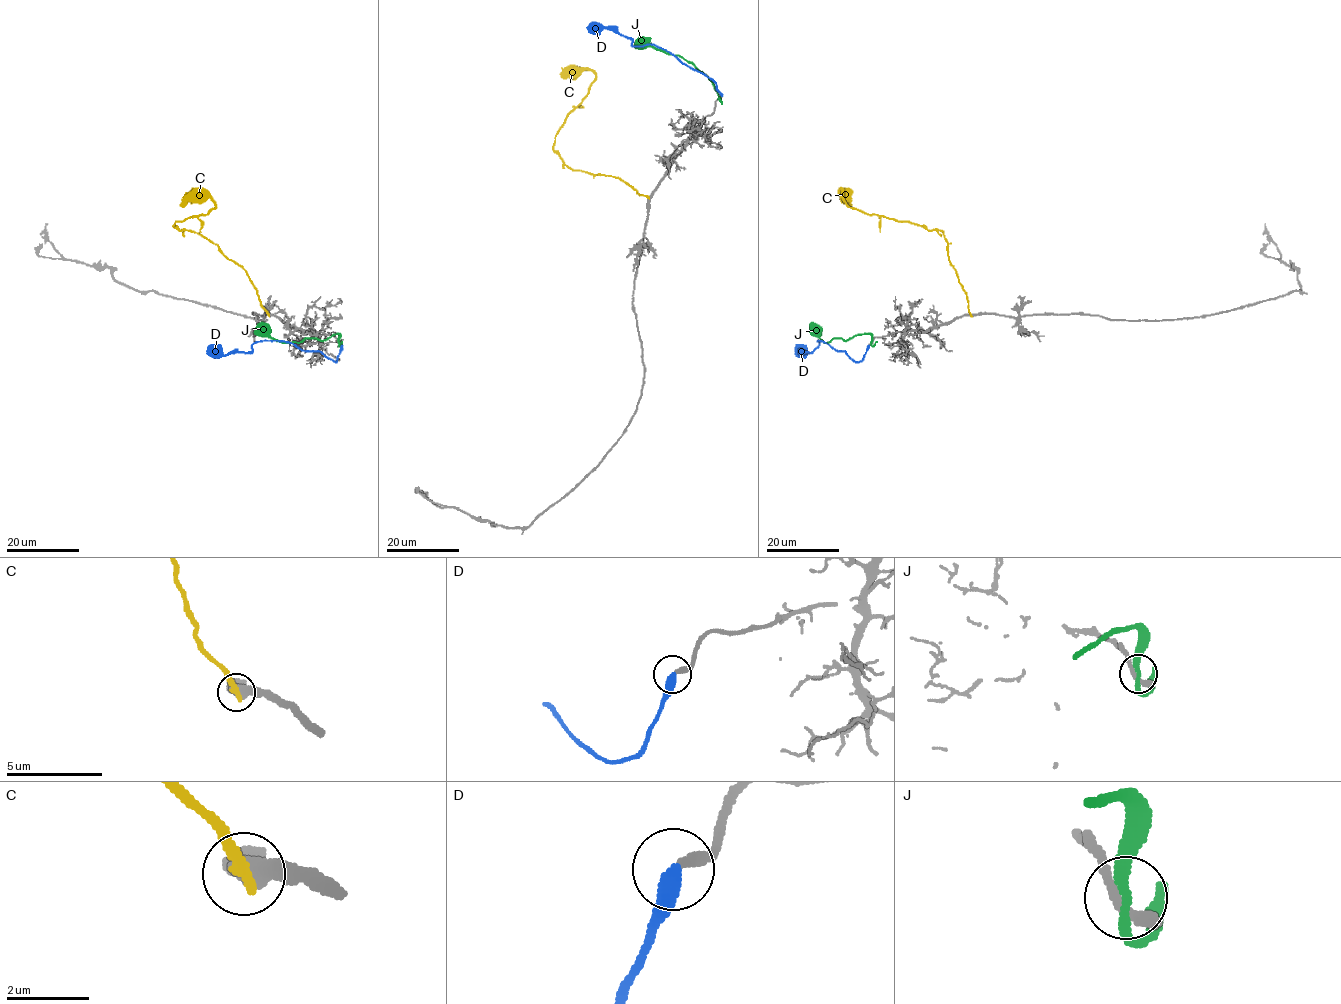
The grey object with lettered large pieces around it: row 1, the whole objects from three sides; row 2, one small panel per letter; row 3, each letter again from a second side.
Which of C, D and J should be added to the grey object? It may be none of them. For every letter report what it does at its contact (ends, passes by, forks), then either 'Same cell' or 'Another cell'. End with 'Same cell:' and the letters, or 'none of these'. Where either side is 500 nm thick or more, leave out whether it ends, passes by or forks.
C: Another cell
D: It ends there. Same cell
J: It passes by. Another cell
Same cell: D

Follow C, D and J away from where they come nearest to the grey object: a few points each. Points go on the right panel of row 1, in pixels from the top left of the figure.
C: (971, 315), (966, 293), (948, 258), (948, 244), (942, 231), (868, 214), (850, 207), (842, 197), (849, 206)
D: (868, 345), (864, 357), (859, 361), (821, 340), (817, 340), (818, 345), (811, 352), (800, 355), (800, 347)
J: (871, 342), (870, 334), (860, 334), (847, 340), (833, 338), (827, 343), (818, 337), (818, 327), (813, 324)

